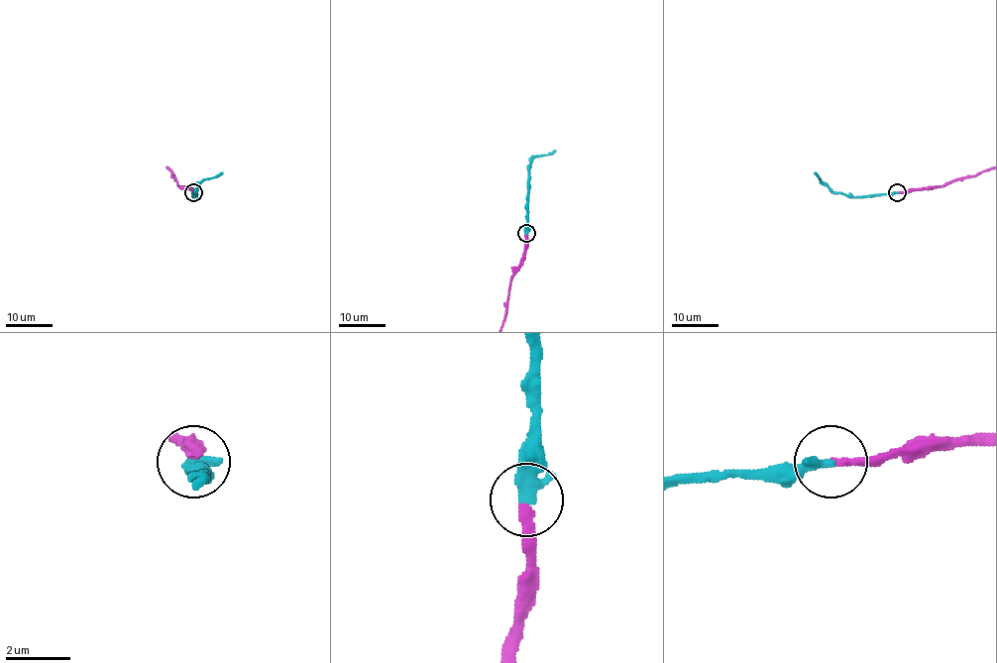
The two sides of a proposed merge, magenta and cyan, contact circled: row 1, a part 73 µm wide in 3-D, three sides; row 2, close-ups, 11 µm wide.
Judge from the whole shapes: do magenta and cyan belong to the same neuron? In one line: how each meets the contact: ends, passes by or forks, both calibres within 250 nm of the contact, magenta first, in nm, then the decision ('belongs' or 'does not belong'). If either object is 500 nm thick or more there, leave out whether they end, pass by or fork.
magenta ends there; cyan ends there; 240 nm thick on the magenta side, 400 nm on the other; belongs

